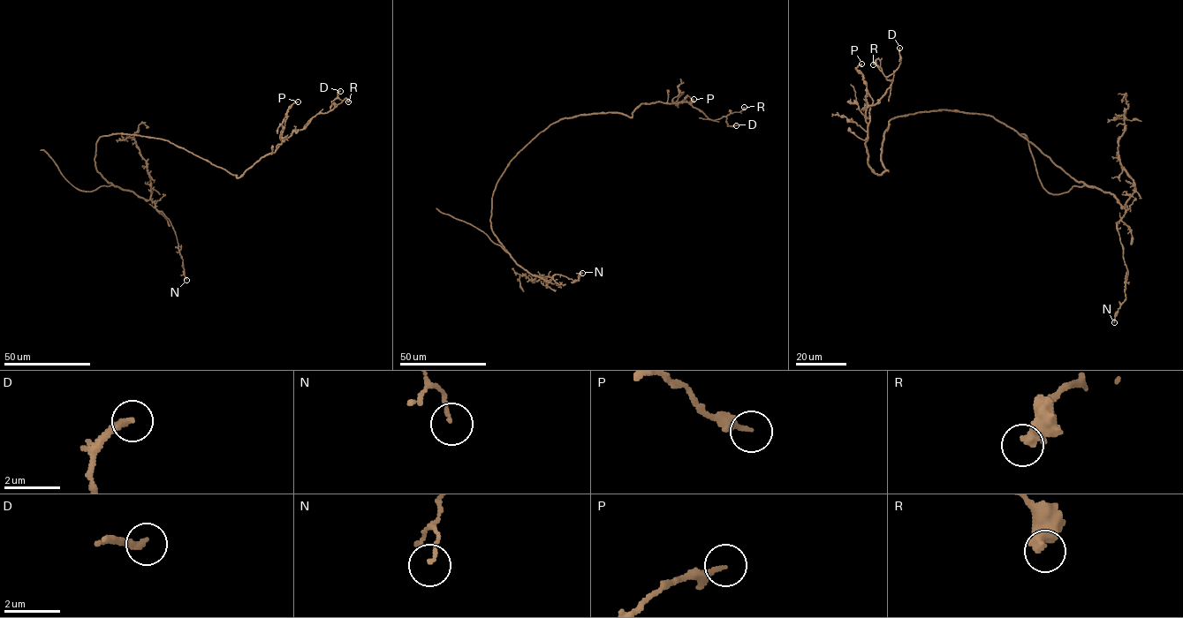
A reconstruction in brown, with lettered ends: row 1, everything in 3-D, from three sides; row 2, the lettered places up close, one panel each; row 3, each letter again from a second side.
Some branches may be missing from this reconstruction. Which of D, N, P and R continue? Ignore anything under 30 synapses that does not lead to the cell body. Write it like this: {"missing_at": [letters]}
{"missing_at": []}

